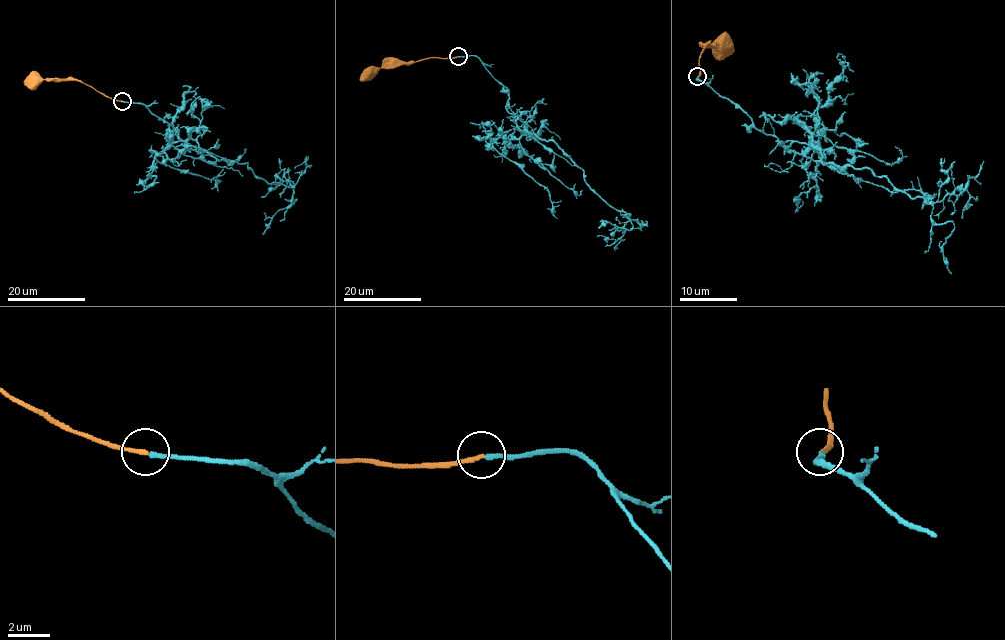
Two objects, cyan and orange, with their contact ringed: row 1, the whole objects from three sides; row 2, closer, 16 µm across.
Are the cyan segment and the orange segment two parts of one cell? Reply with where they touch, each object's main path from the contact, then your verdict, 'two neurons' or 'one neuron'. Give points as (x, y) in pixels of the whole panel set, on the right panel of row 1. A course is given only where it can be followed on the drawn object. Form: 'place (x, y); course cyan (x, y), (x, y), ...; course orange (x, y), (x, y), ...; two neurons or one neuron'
place (697, 76); course cyan (697, 76), (782, 144), (922, 197), (954, 223), (951, 274); course orange (697, 76), (699, 56), (707, 46), (720, 44), (723, 49); one neuron

